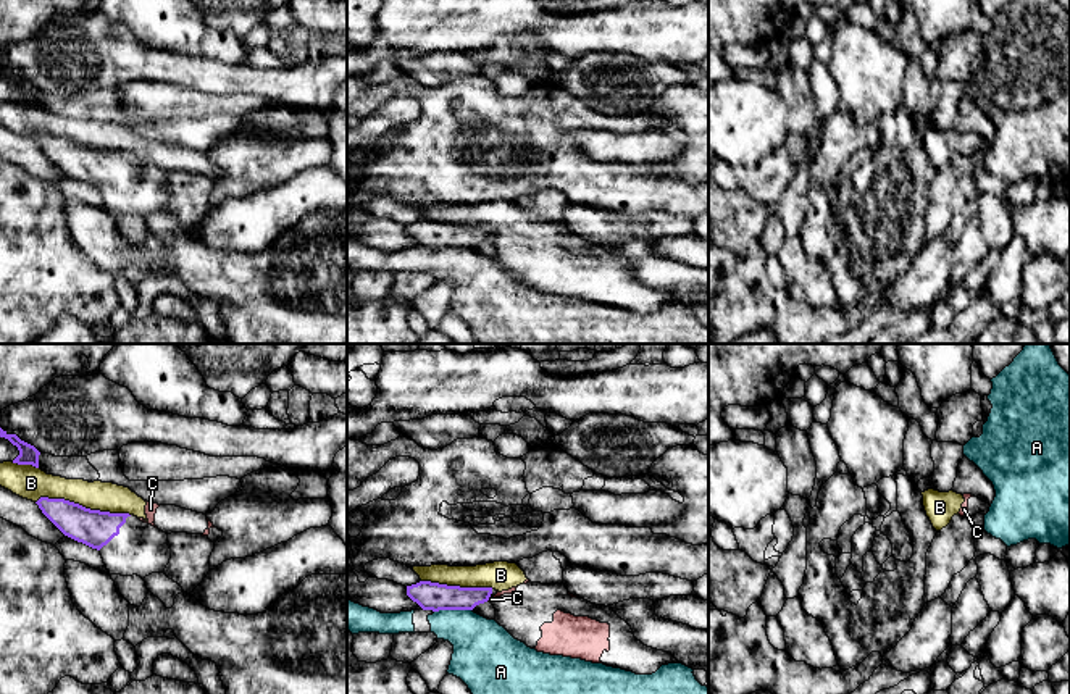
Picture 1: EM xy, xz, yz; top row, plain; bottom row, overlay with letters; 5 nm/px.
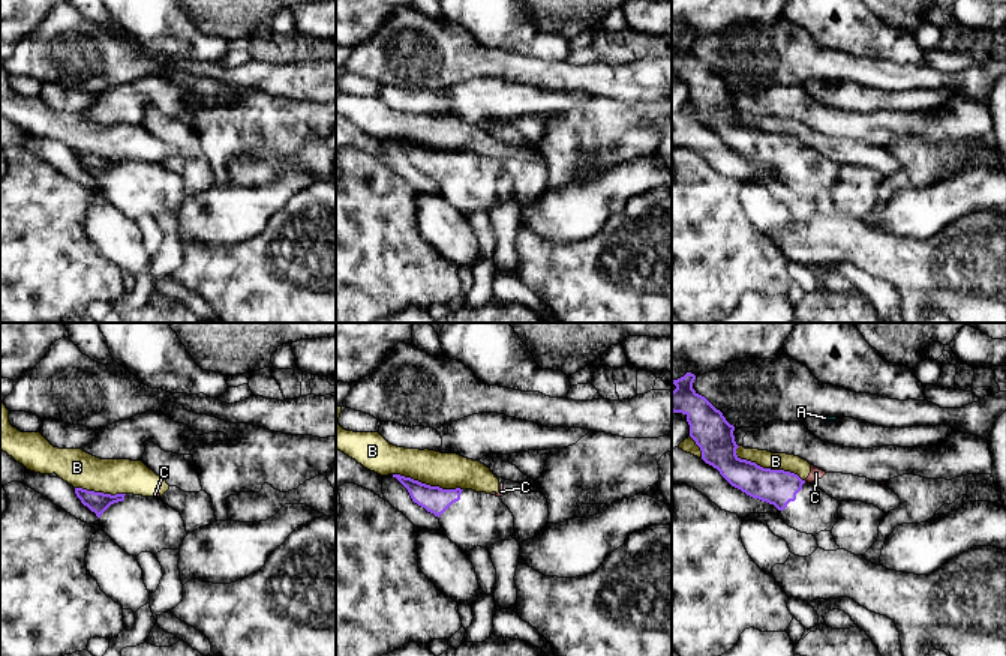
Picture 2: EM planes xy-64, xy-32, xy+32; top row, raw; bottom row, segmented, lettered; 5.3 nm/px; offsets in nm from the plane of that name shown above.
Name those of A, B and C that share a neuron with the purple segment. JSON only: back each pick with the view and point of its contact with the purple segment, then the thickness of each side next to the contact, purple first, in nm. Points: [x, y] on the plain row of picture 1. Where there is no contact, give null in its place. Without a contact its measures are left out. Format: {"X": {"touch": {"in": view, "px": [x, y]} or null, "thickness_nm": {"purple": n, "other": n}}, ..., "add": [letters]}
{"add": []}

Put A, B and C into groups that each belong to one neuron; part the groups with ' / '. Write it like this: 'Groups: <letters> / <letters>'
Groups: A / B C

